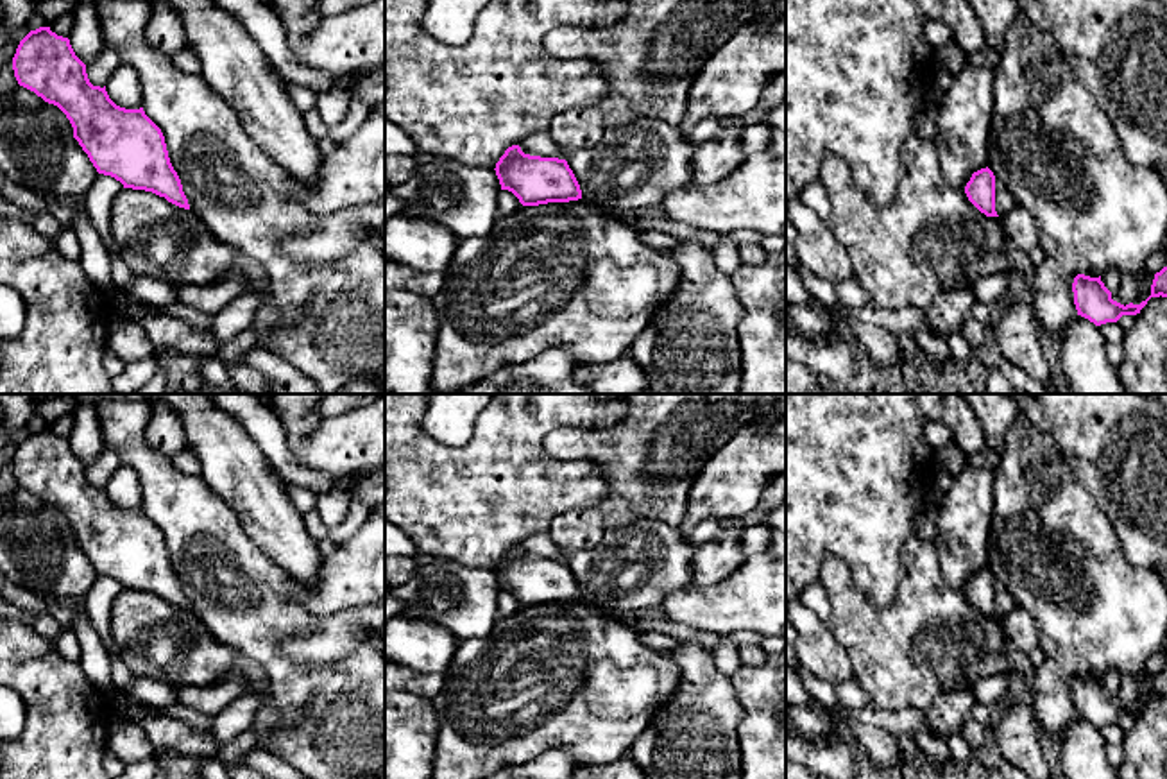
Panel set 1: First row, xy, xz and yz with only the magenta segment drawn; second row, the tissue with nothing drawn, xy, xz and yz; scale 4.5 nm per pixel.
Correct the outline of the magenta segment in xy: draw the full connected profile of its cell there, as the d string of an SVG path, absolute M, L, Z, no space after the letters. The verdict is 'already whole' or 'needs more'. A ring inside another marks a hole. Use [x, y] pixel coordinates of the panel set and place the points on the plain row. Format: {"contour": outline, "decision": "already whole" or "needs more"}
{"contour": "M50 428L30 432L16 449L13 471L20 487L66 516L73 539L98 575L190 611L161 530L143 509L120 509L106 487L93 487L68 439Z", "decision": "already whole"}

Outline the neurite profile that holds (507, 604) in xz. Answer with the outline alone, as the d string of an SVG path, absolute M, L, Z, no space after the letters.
M501 591L498 595L496 609L498 609L499 618L507 618L507 616L517 612L521 607L523 605L519 604L519 600L512 593Z

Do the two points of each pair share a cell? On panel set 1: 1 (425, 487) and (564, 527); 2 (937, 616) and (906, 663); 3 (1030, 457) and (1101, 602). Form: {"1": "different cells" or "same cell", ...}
{"1": "different cells", "2": "same cell", "3": "same cell"}

